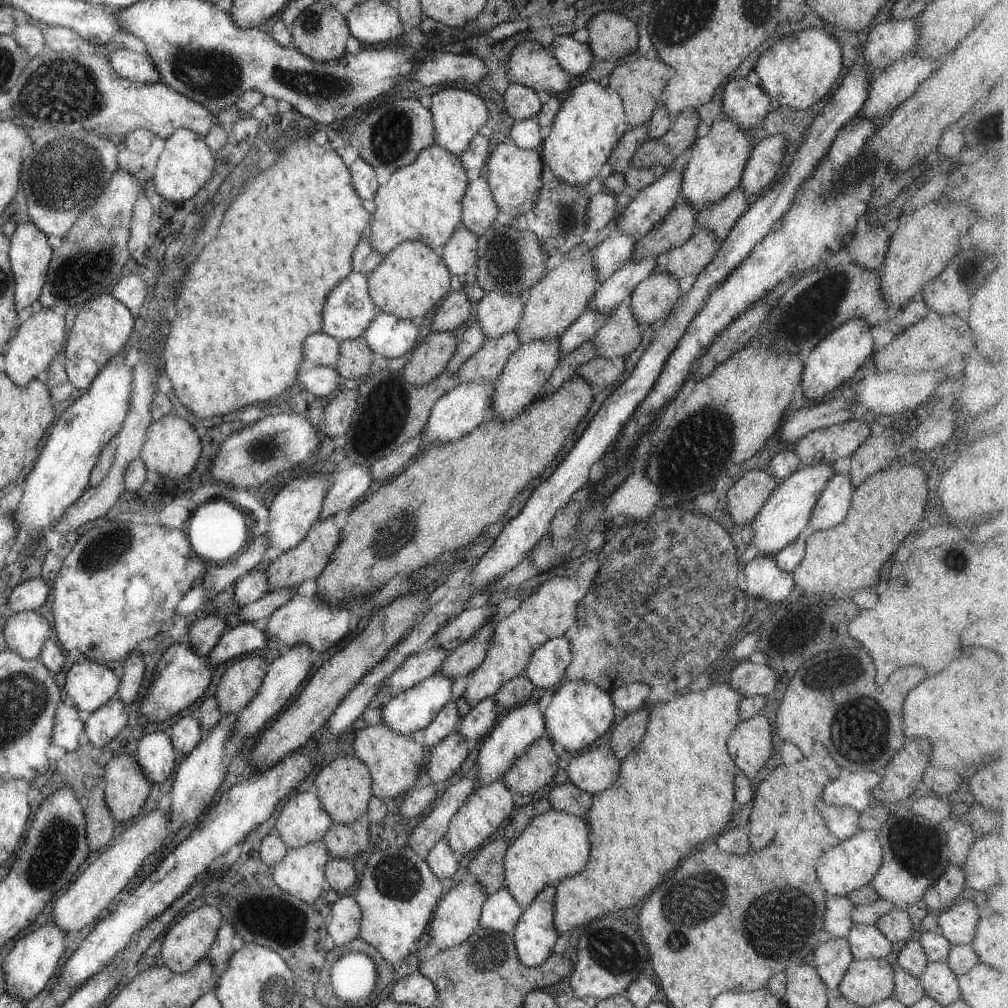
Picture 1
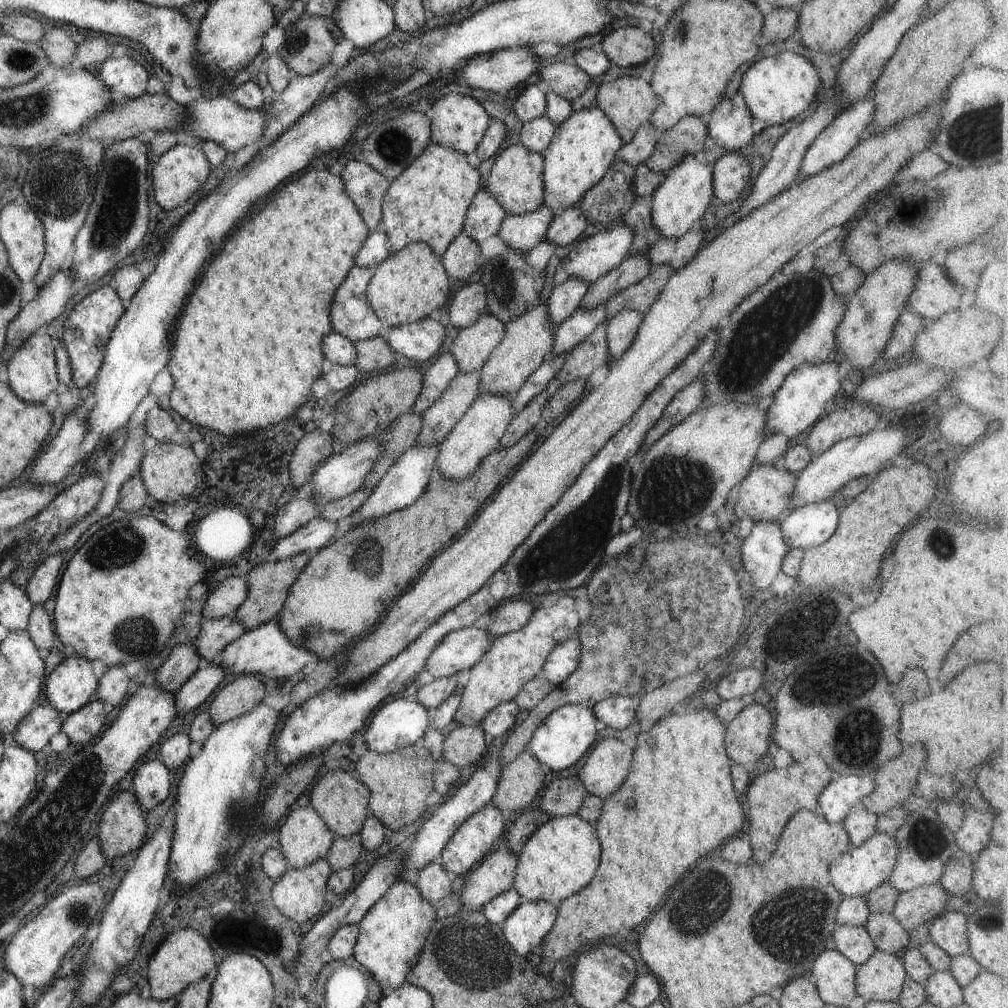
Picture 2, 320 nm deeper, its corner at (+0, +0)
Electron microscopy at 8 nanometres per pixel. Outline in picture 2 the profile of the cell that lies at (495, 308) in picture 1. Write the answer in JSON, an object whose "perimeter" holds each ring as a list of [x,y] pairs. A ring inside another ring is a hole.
{"perimeter":[[[483,312],[473,324],[459,329],[457,335],[451,341],[449,349],[449,354],[456,364],[456,371],[463,374],[478,371],[493,348],[501,342],[504,328],[505,325],[495,319],[492,314]]]}

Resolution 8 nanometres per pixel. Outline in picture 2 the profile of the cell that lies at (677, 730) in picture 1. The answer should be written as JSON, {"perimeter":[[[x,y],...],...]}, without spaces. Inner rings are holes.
{"perimeter":[[[697,702],[689,708],[685,708],[678,713],[672,713],[665,718],[662,722],[656,722],[652,726],[639,732],[636,736],[637,746],[632,750],[630,771],[627,773],[625,780],[621,783],[621,786],[612,792],[609,796],[602,799],[602,805],[600,808],[600,815],[595,820],[593,826],[597,840],[601,844],[601,864],[593,876],[593,880],[587,884],[587,888],[578,890],[575,894],[568,896],[561,900],[556,906],[556,915],[549,932],[542,938],[537,949],[540,954],[537,962],[537,970],[539,973],[545,976],[549,976],[551,969],[555,966],[557,960],[563,961],[571,952],[575,950],[581,950],[581,946],[585,942],[591,942],[591,940],[609,940],[616,938],[615,932],[619,932],[625,926],[625,929],[639,929],[645,922],[645,918],[653,912],[653,908],[661,906],[663,898],[667,896],[667,890],[705,854],[709,854],[713,848],[719,848],[727,838],[739,835],[739,830],[743,826],[743,813],[741,806],[737,803],[737,794],[733,794],[732,780],[730,777],[730,763],[724,747],[724,732],[725,725],[714,715],[714,712],[710,709],[707,710],[702,706],[699,706]]]}

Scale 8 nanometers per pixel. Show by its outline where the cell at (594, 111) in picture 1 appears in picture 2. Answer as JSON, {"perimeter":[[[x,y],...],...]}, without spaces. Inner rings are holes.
{"perimeter":[[[591,106],[586,109],[573,111],[561,124],[558,124],[551,142],[542,152],[542,181],[543,196],[542,203],[551,209],[554,216],[557,216],[562,210],[571,207],[577,203],[604,174],[607,168],[616,158],[617,151],[621,148],[622,142],[620,136],[616,133],[615,127],[611,121],[599,110],[597,106]]]}

